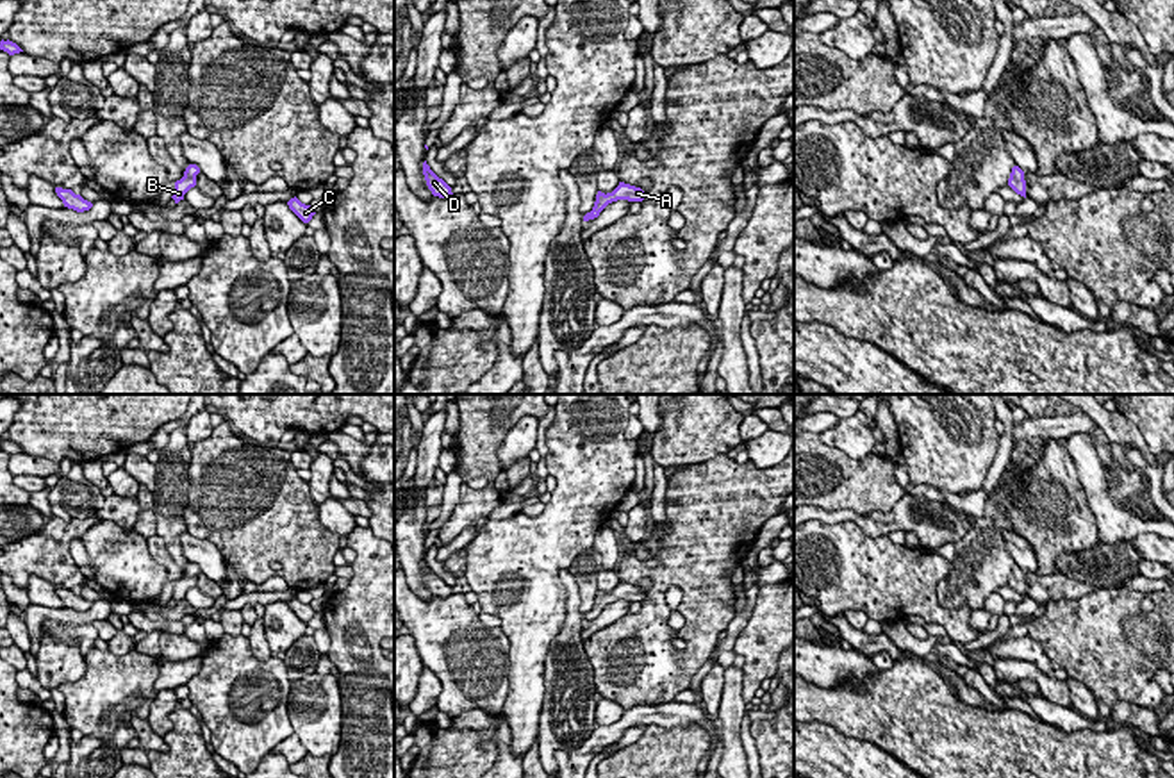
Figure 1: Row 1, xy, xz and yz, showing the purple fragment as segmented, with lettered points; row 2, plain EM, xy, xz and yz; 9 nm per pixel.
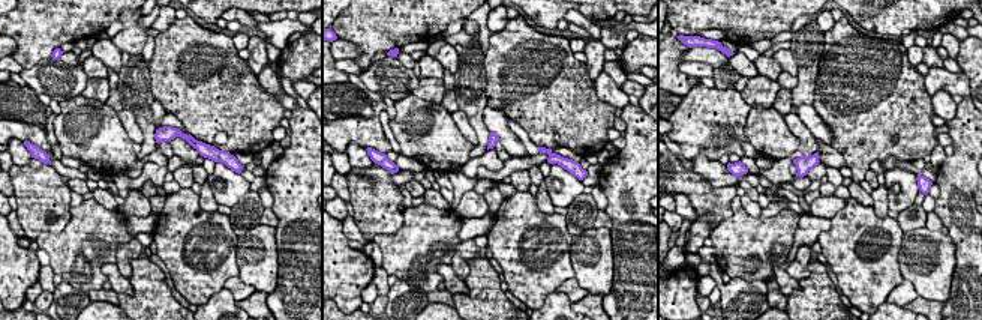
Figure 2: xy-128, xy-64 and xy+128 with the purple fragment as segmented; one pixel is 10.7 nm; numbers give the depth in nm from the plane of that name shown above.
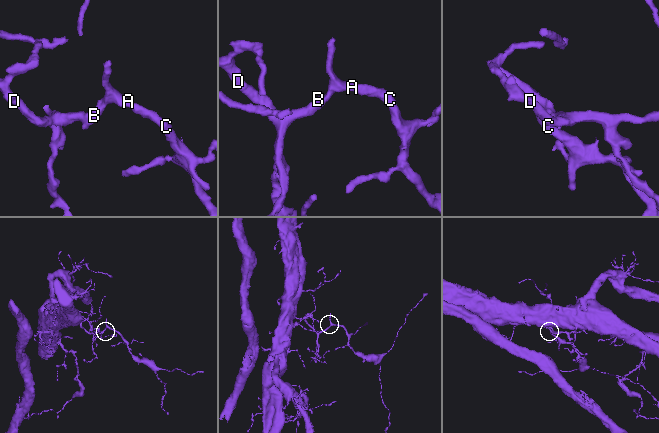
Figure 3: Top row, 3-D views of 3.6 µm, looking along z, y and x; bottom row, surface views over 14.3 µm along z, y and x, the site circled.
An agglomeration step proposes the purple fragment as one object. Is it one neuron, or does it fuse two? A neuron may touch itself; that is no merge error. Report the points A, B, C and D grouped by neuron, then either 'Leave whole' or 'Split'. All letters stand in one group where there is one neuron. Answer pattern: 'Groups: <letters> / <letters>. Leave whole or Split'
Groups: A B C D. Leave whole

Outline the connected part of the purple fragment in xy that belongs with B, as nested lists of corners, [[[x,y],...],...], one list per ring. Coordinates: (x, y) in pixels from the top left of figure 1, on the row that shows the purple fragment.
[[[189,164],[184,171],[184,177],[180,180],[175,182],[175,189],[173,189],[173,200],[175,203],[178,203],[180,200],[184,200],[184,194],[196,186],[196,175],[200,173],[200,168],[196,164]]]

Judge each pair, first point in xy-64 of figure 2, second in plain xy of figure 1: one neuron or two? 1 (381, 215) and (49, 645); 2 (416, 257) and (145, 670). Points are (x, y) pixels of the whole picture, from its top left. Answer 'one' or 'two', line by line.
1: one
2: one

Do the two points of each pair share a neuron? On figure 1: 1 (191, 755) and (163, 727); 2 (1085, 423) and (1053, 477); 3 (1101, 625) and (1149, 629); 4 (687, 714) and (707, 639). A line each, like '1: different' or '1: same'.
1: different
2: different
3: same
4: different

